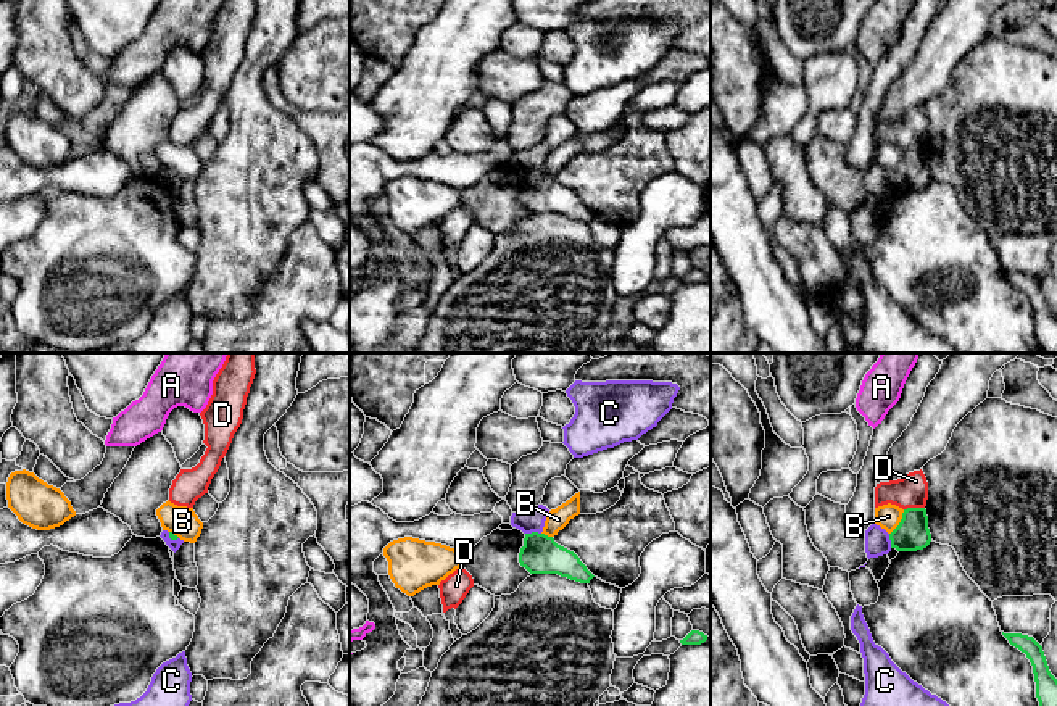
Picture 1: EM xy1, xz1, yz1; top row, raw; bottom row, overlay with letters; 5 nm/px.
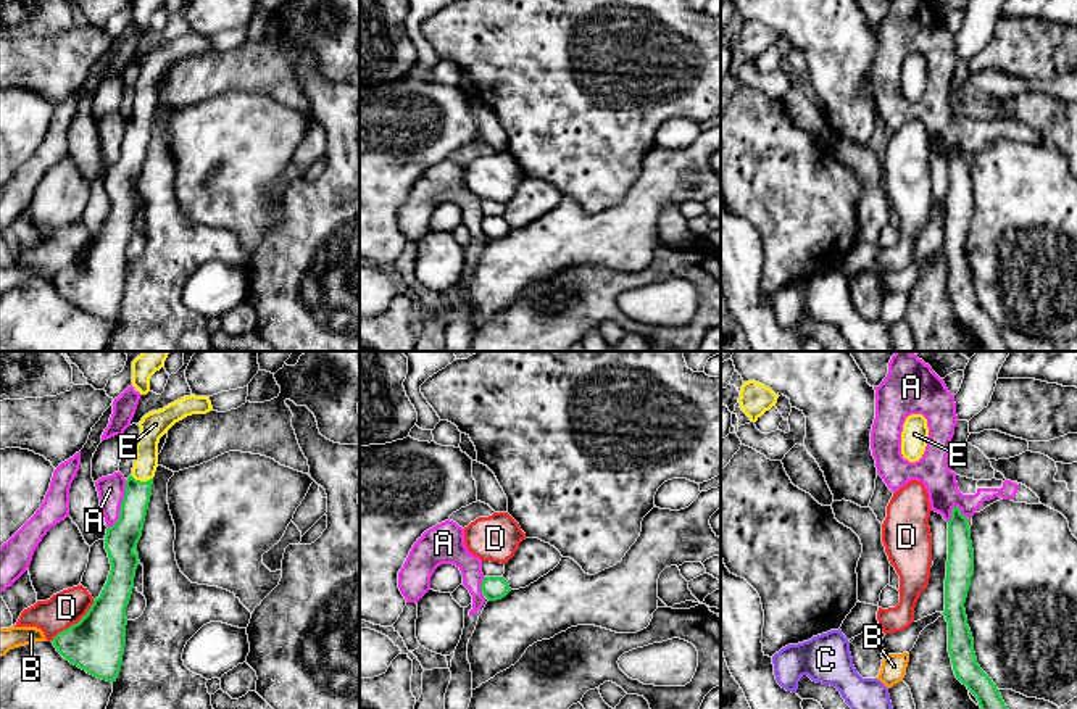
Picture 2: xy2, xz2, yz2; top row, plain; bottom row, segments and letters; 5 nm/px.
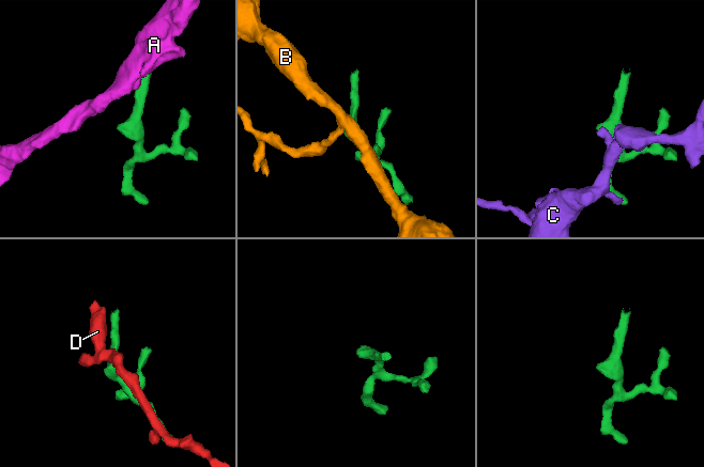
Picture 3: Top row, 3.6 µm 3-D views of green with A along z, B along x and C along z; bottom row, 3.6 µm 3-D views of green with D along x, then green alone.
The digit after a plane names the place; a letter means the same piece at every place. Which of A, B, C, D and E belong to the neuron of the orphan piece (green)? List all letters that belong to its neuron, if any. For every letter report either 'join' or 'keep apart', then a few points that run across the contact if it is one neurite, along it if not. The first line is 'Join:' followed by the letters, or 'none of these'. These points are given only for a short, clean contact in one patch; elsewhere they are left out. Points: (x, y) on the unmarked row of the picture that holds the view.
Join: E
A: keep apart; line xy2 (126, 120), (120, 157), (108, 166)
B: keep apart; line yz1 (904, 149), (899, 163), (890, 173)
C: keep apart
D: keep apart
E: join; line xy2 (128, 168), (142, 121), (145, 100)

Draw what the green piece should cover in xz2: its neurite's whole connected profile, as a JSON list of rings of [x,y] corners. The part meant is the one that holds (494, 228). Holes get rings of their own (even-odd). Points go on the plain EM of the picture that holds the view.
[[[484,216],[480,230],[489,240],[497,240],[505,237],[511,227],[503,216]]]

